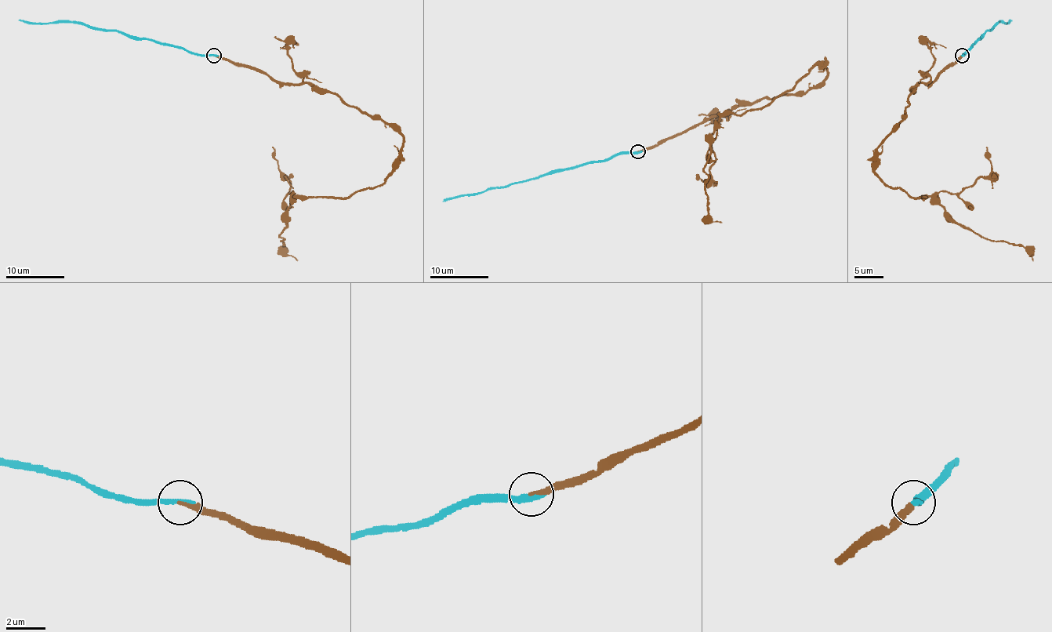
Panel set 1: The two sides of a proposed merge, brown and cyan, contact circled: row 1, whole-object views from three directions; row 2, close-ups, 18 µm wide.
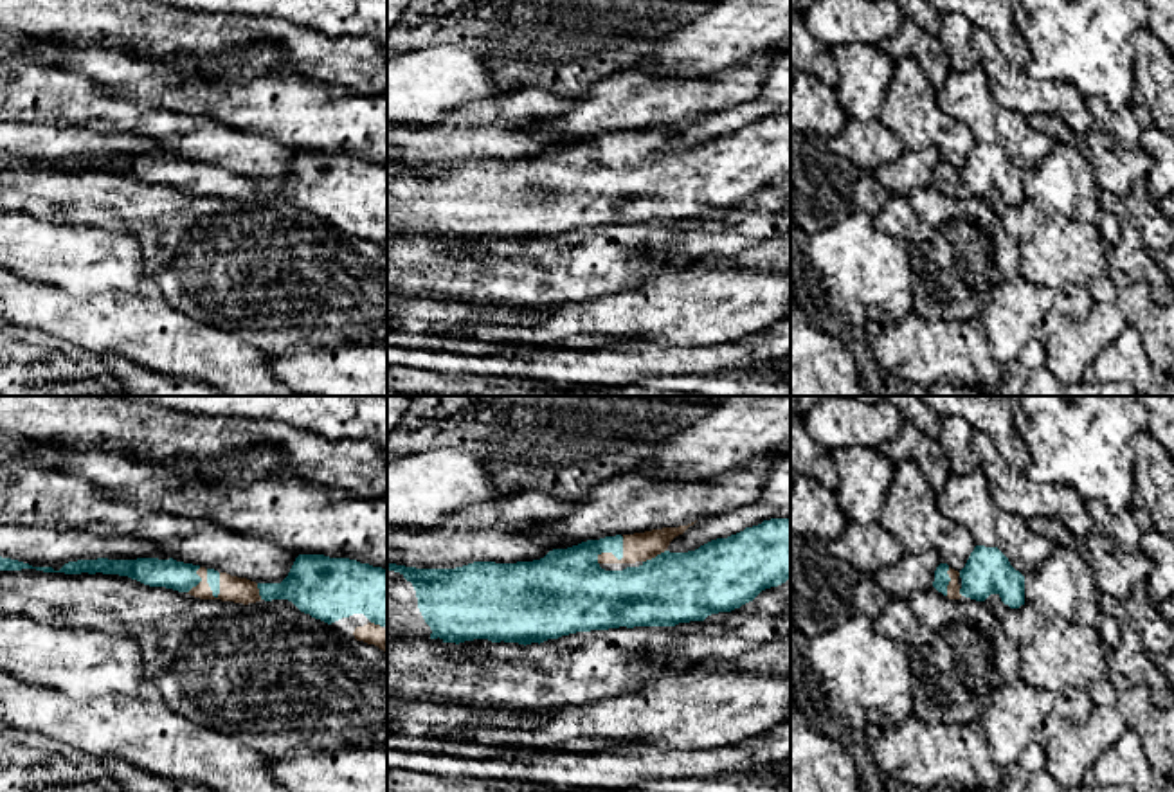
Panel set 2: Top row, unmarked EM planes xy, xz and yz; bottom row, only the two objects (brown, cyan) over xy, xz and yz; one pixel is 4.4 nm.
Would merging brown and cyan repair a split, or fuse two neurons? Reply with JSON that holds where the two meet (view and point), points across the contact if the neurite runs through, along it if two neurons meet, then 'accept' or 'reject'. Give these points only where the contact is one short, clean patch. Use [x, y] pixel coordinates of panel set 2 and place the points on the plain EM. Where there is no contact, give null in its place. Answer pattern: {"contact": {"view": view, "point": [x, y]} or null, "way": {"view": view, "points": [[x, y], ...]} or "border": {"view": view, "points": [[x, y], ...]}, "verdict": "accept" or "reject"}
{"contact": {"view": "xy", "point": [207, 180]}, "verdict": "accept"}

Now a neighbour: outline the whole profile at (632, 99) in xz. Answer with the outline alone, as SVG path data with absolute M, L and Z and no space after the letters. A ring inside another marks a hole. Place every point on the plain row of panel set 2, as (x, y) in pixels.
M789 41L702 77L654 77L646 68L623 70L576 95L569 112L538 117L533 126L565 137L600 137L688 122L756 99L772 58L785 50L790 50Z

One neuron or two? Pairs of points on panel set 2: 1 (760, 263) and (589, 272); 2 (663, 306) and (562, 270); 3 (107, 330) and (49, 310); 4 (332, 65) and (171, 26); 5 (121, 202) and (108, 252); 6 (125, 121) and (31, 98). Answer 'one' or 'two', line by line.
1: two
2: two
3: one
4: one
5: two
6: one

